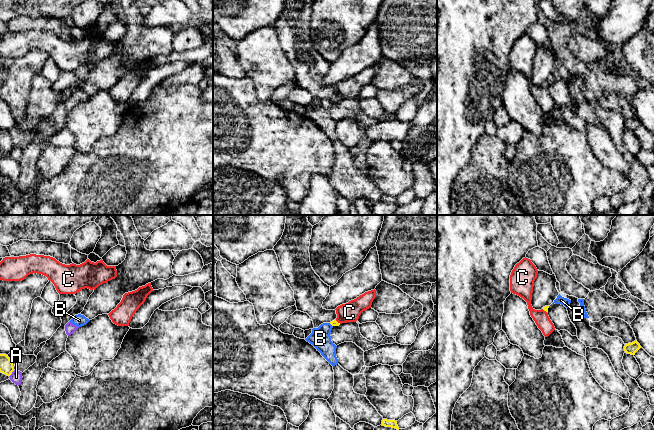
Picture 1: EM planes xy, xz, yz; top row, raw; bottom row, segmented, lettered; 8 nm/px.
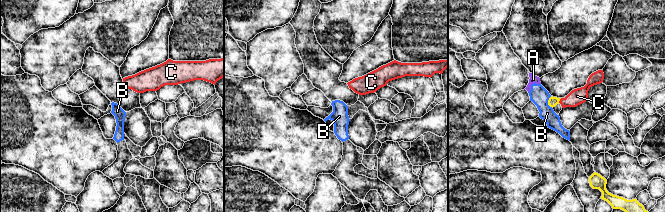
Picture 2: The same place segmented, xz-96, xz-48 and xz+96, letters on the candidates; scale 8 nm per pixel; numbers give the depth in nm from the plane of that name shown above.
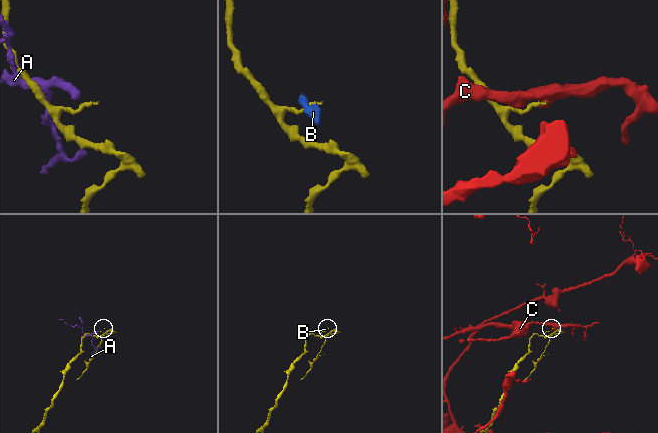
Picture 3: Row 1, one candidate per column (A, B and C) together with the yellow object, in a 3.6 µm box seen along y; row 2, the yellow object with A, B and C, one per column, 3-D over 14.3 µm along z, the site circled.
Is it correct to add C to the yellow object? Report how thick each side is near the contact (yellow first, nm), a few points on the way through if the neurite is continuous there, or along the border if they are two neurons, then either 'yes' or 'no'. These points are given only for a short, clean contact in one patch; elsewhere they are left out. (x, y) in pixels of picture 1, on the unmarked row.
50 nm thick on the yellow side, 160 nm on the other; border along xz (335, 96), (340, 99); no

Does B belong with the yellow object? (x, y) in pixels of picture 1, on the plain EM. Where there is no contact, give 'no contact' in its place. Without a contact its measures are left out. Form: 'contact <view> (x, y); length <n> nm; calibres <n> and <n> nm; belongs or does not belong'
contact xz (331, 100); length 40 nm; calibres 50 and 170 nm; does not belong

